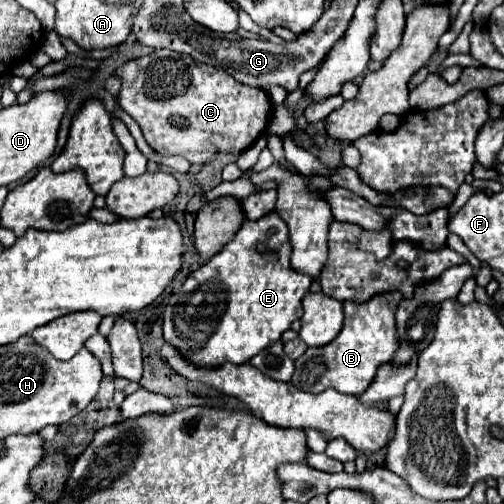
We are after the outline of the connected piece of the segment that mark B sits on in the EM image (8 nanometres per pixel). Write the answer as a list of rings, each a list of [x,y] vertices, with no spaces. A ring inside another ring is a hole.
[[[383,293],[383,295],[375,295],[373,299],[369,299],[367,303],[353,303],[353,301],[345,301],[343,309],[345,309],[345,321],[343,321],[343,329],[341,333],[325,347],[311,347],[307,349],[305,355],[301,355],[301,359],[295,361],[295,373],[291,377],[291,383],[301,389],[301,391],[309,391],[309,393],[321,393],[323,389],[337,389],[339,393],[349,393],[349,395],[361,395],[363,391],[367,391],[369,383],[373,383],[373,375],[377,373],[377,367],[381,367],[381,363],[389,363],[397,351],[397,329],[395,329],[395,311],[397,311],[397,303],[401,301],[401,293]],[[391,301],[393,309],[383,309],[383,303]]]

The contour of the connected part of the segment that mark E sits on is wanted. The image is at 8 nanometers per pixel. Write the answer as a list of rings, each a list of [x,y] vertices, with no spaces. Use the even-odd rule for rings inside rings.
[[[273,211],[257,221],[245,221],[243,227],[237,231],[237,235],[205,265],[195,269],[181,289],[169,297],[169,303],[163,311],[163,337],[167,343],[171,343],[183,359],[189,363],[203,367],[203,369],[215,369],[223,363],[247,363],[265,347],[279,341],[281,335],[291,327],[295,319],[301,319],[301,299],[309,291],[311,277],[301,275],[289,267],[289,255],[291,255],[291,243],[287,235],[285,221]],[[275,229],[273,235],[269,231]],[[257,243],[269,245],[275,253],[261,255],[257,253]]]

